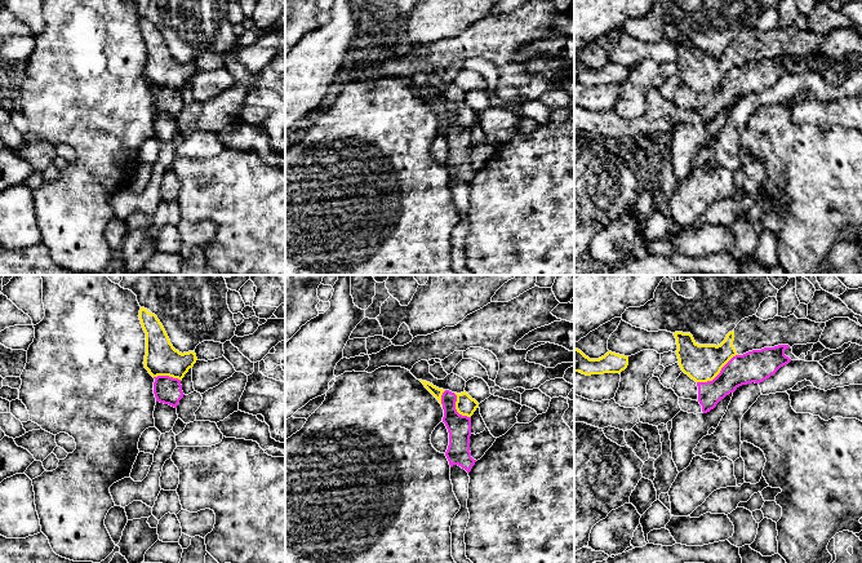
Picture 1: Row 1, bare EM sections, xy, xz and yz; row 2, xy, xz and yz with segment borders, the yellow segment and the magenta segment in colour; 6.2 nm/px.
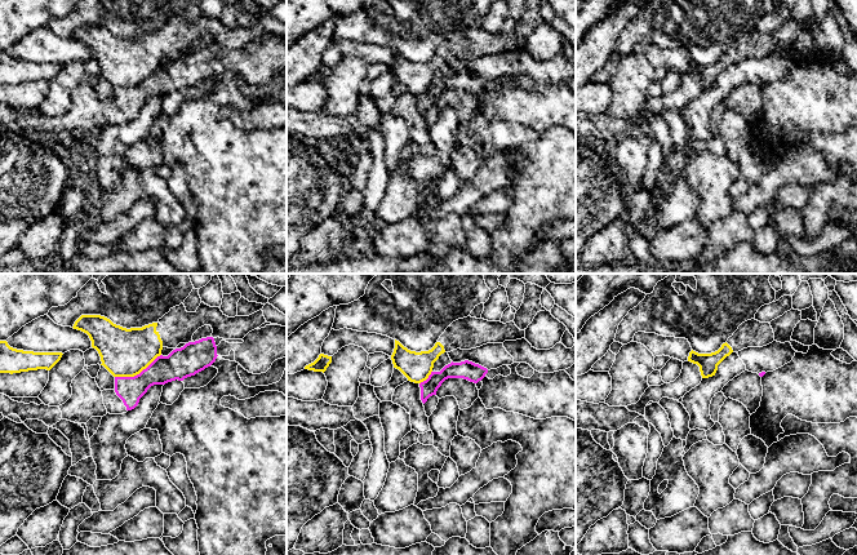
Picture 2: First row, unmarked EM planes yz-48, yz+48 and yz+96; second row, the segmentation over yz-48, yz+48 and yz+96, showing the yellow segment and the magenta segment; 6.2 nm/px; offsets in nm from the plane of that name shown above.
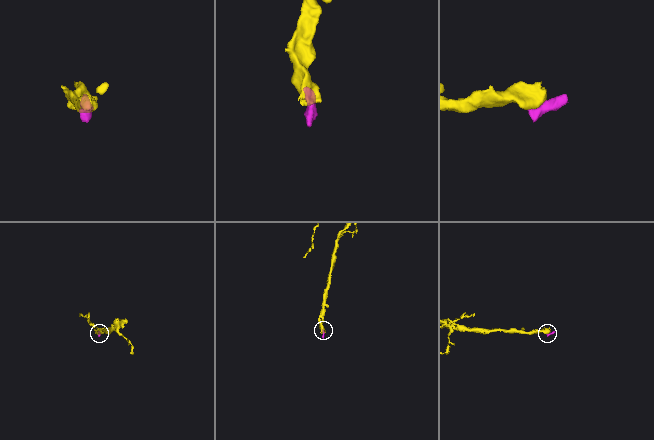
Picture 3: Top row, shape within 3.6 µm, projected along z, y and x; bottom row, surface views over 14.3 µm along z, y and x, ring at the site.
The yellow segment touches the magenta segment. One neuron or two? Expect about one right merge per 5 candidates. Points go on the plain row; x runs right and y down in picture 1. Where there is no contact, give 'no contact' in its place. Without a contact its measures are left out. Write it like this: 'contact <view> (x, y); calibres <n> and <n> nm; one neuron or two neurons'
contact yz (718, 84); calibres 240 and 200 nm; two neurons

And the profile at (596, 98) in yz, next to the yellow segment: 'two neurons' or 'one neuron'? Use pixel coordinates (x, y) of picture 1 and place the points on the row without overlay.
two neurons

